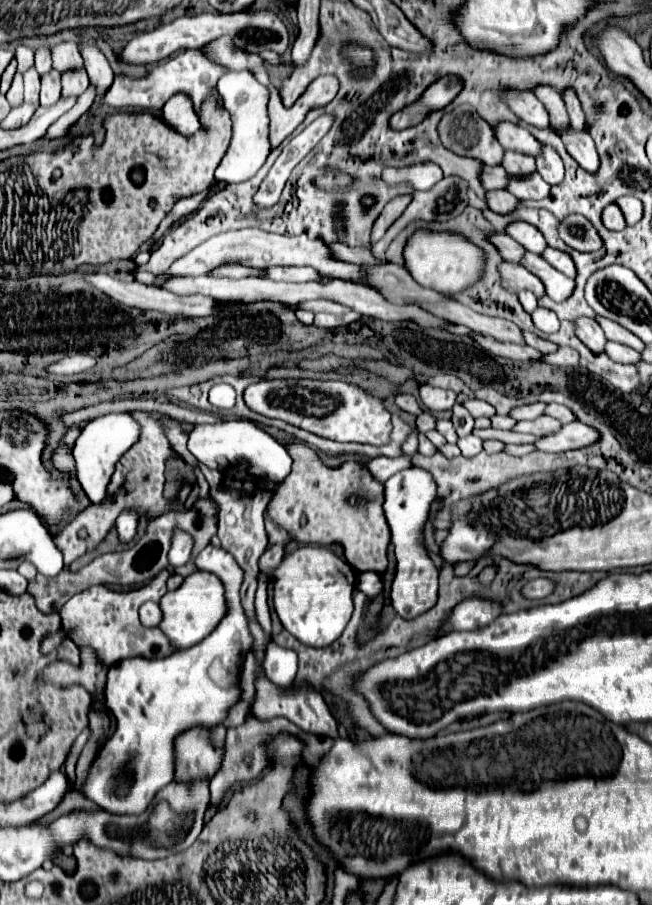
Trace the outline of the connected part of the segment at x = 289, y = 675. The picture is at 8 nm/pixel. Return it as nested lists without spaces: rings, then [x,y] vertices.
[[[269,640],[265,646],[265,658],[263,658],[263,674],[277,686],[287,688],[295,680],[298,671],[298,657],[293,650],[277,646],[273,640]]]

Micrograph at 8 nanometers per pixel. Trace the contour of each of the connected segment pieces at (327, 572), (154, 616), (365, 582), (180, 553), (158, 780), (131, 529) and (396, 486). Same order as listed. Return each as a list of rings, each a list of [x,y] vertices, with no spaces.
[[[311,544],[302,547],[303,550],[285,556],[273,572],[273,606],[287,632],[307,646],[323,648],[341,636],[351,618],[355,572],[327,547]]]
[[[145,602],[139,608],[139,618],[143,626],[157,626],[161,622],[161,610],[157,602]]]
[[[361,572],[359,580],[357,580],[357,588],[367,596],[367,598],[375,598],[383,592],[383,584],[377,572]]]
[[[177,532],[175,538],[173,538],[173,546],[169,550],[169,564],[175,568],[175,566],[183,566],[189,556],[191,556],[191,544],[185,546],[185,542],[189,542],[189,534],[183,534],[183,532]]]
[[[211,544],[197,556],[197,566],[213,572],[225,586],[227,614],[217,628],[187,650],[177,650],[165,658],[127,658],[109,668],[105,706],[115,716],[117,726],[99,752],[99,758],[91,764],[87,782],[81,788],[107,812],[121,816],[143,814],[155,794],[173,780],[175,736],[197,724],[221,724],[231,706],[241,702],[241,660],[253,650],[249,618],[239,598],[239,584],[245,572],[241,572],[241,566],[237,566],[229,552]]]
[[[123,512],[123,514],[117,518],[117,532],[119,532],[121,542],[133,540],[133,536],[135,536],[135,532],[137,532],[137,514]]]
[[[409,466],[385,482],[385,518],[393,534],[397,556],[397,572],[391,584],[391,604],[401,618],[409,620],[427,612],[437,602],[439,570],[425,550],[425,524],[429,520],[431,504],[437,500],[437,484],[427,470]]]

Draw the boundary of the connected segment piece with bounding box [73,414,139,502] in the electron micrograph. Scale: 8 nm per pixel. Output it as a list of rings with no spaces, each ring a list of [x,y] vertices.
[[[107,414],[91,420],[83,434],[79,436],[73,456],[77,462],[77,480],[91,502],[99,502],[105,496],[105,486],[113,474],[115,462],[123,456],[123,450],[129,450],[131,444],[137,442],[139,424],[129,414]]]

